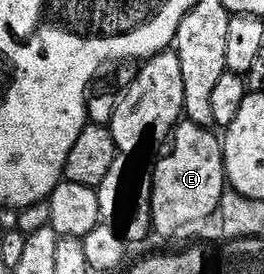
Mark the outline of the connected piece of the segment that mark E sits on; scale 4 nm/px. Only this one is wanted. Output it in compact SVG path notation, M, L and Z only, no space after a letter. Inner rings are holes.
M187 118L179 121L170 132L166 155L155 161L150 175L150 225L155 236L173 237L176 229L192 221L209 219L217 212L224 190L224 172L222 145L214 133L211 128L196 125Z

